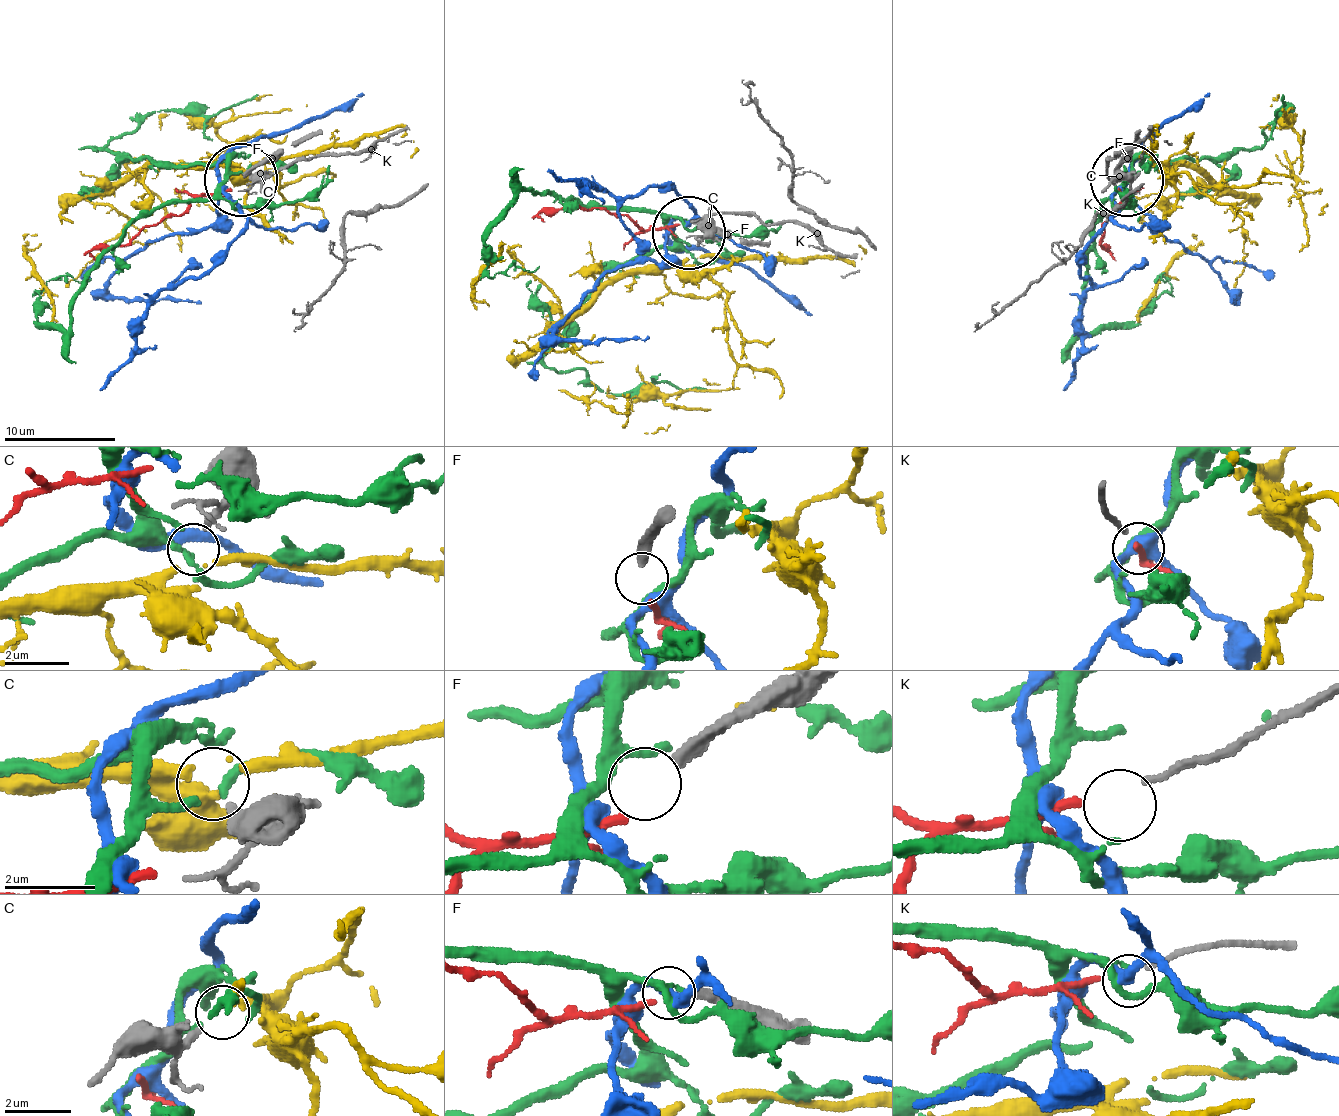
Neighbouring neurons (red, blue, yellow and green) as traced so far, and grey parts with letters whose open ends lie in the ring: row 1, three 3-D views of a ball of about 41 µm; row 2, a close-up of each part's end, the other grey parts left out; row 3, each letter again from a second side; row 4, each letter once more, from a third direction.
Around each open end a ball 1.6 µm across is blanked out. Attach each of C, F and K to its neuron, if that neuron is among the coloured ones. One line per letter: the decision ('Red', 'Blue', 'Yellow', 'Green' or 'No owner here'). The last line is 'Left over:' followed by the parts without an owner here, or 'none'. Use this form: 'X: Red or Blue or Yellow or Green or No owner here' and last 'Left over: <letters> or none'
C: Yellow
F: No owner here
K: Red
Left over: F

